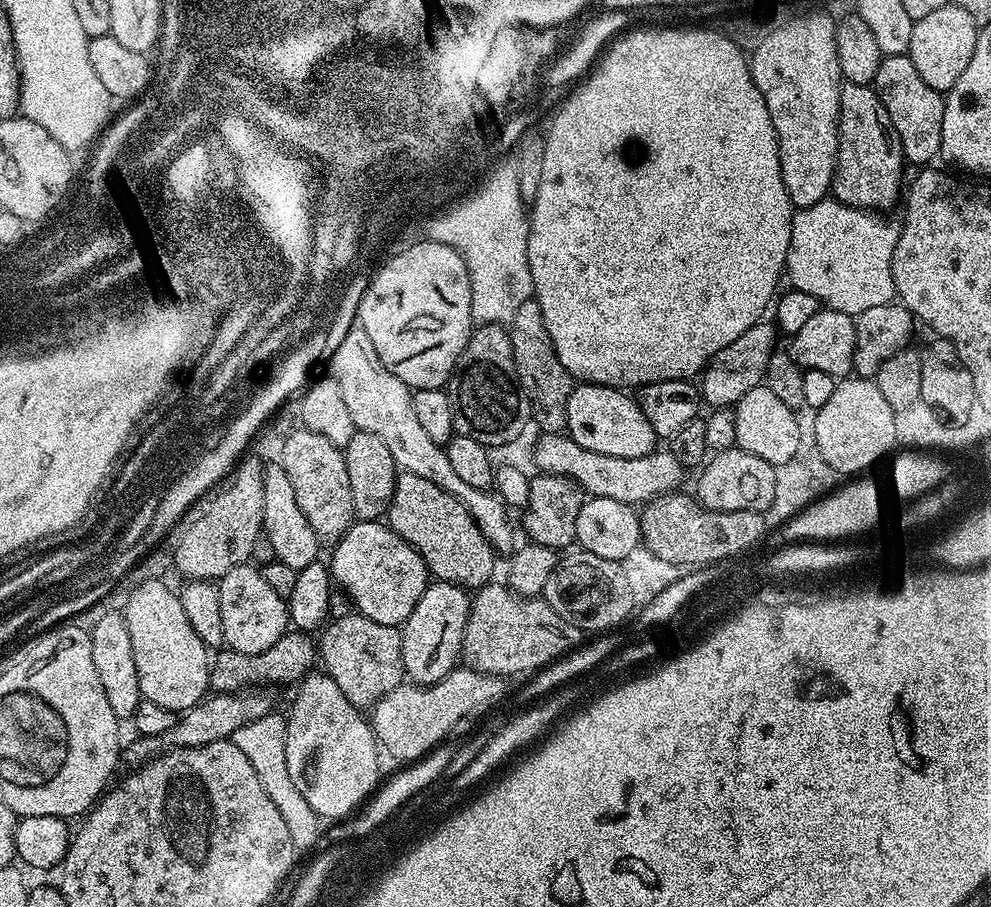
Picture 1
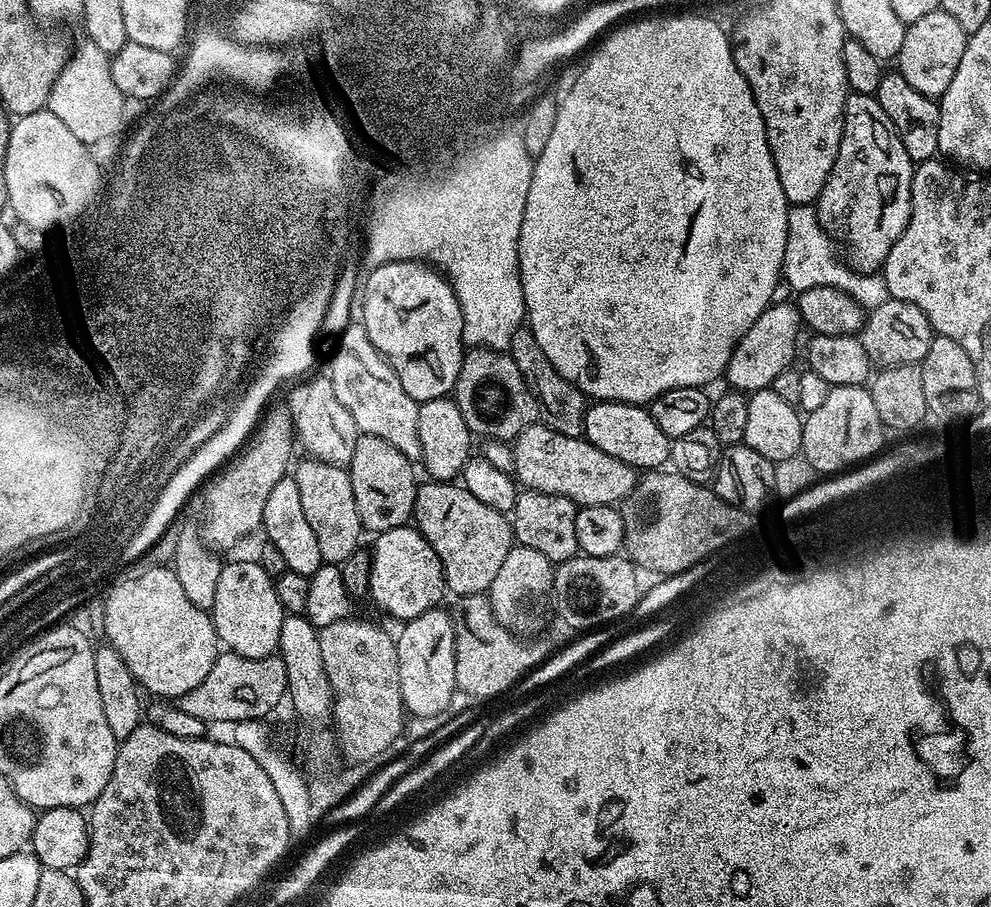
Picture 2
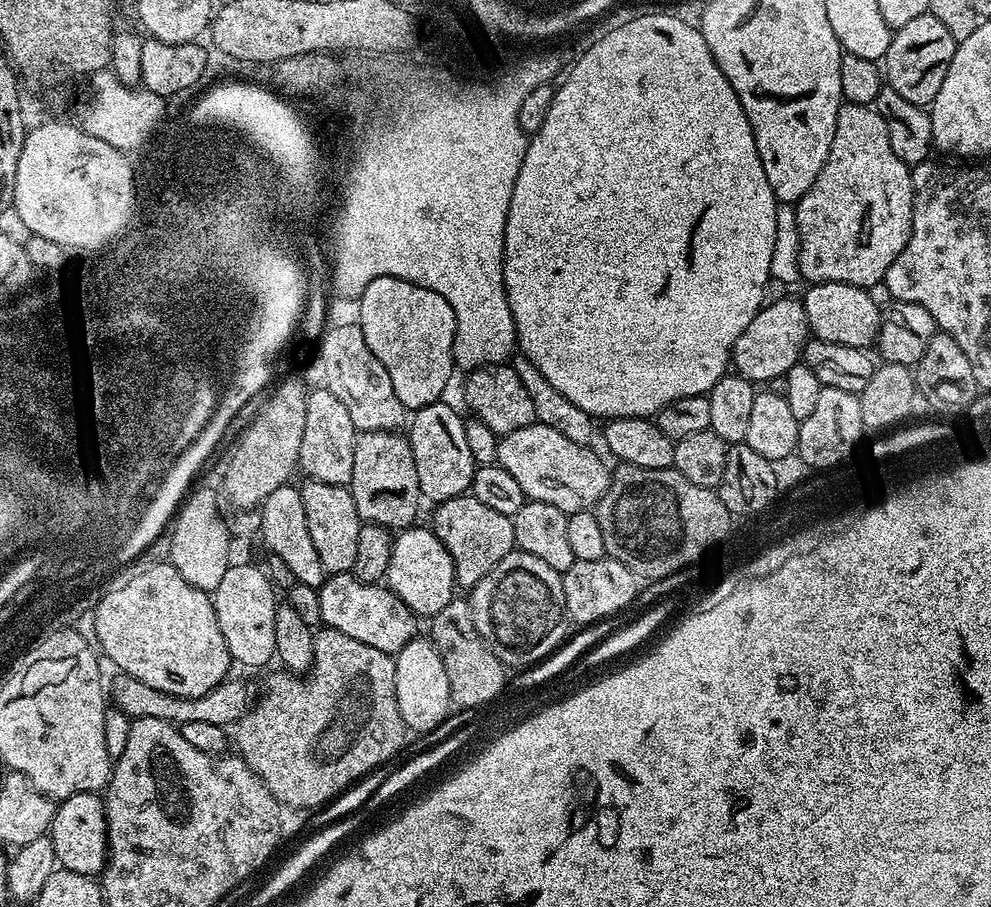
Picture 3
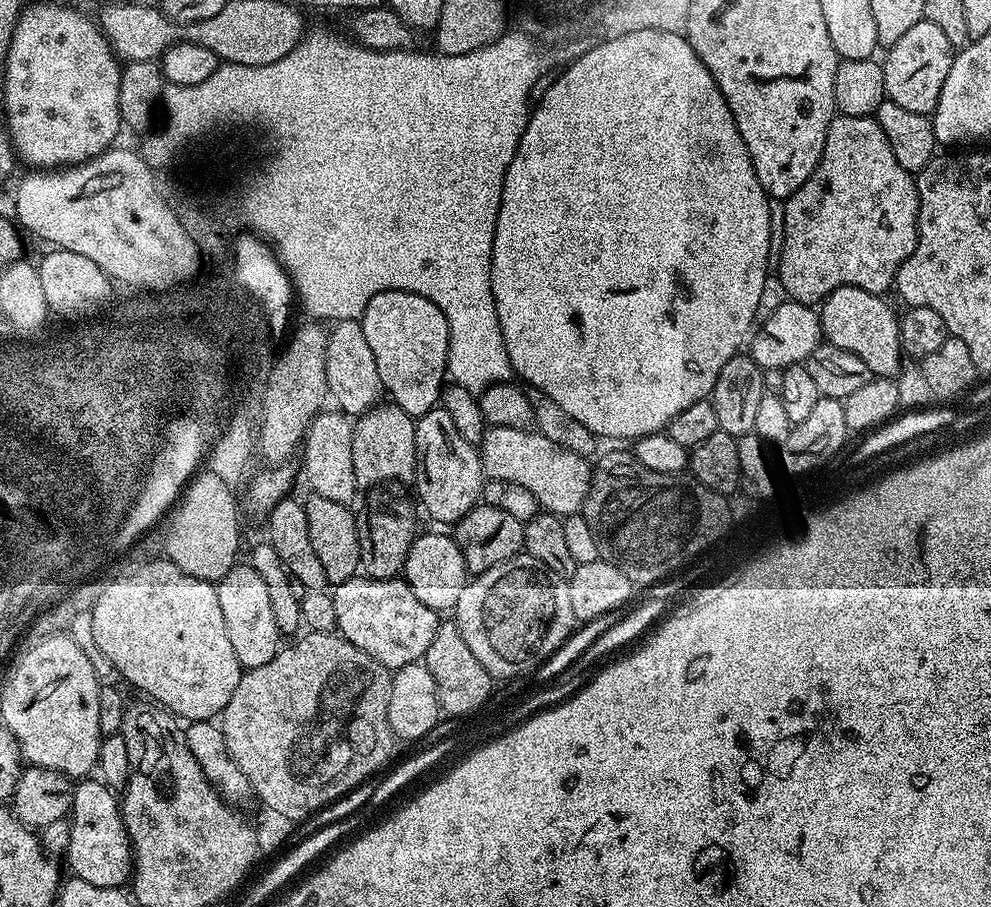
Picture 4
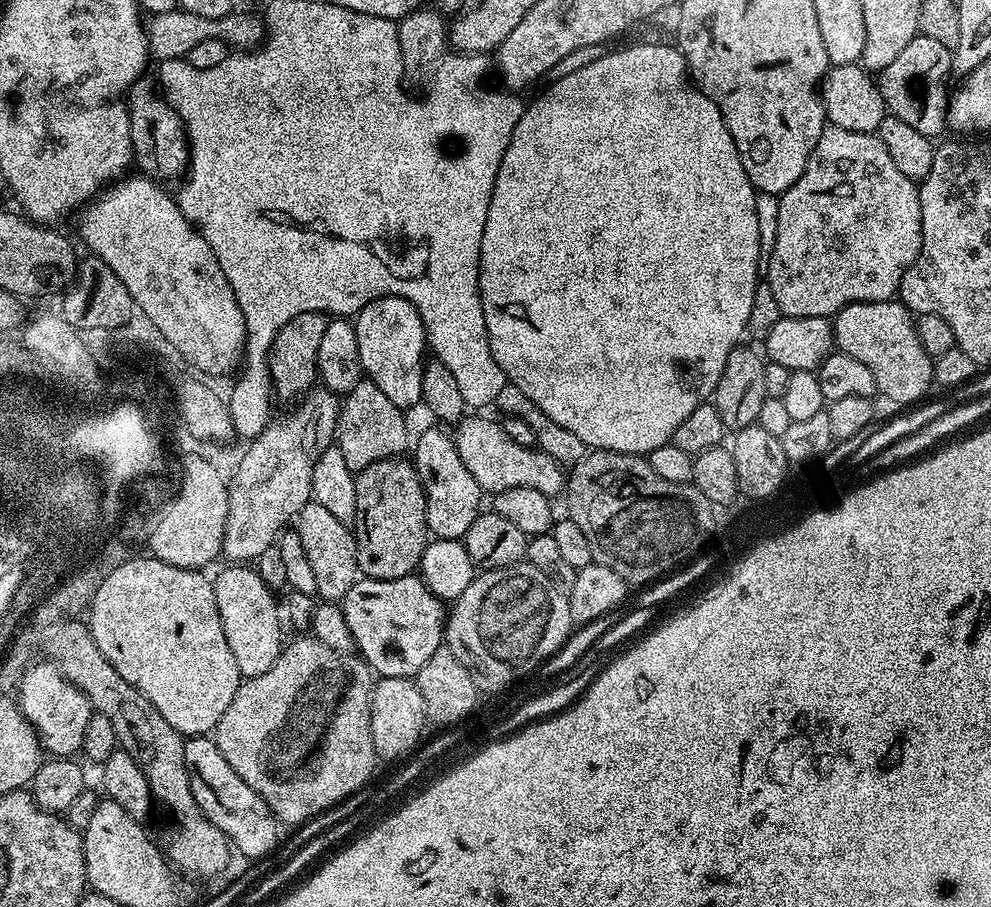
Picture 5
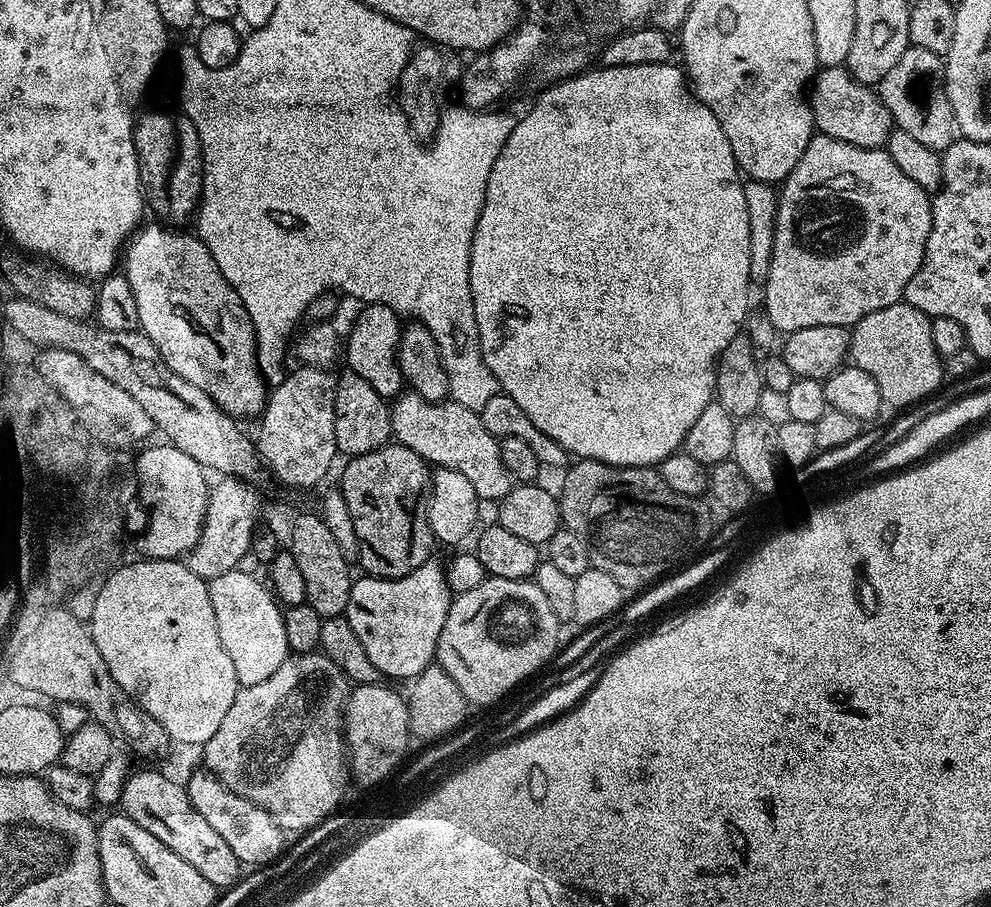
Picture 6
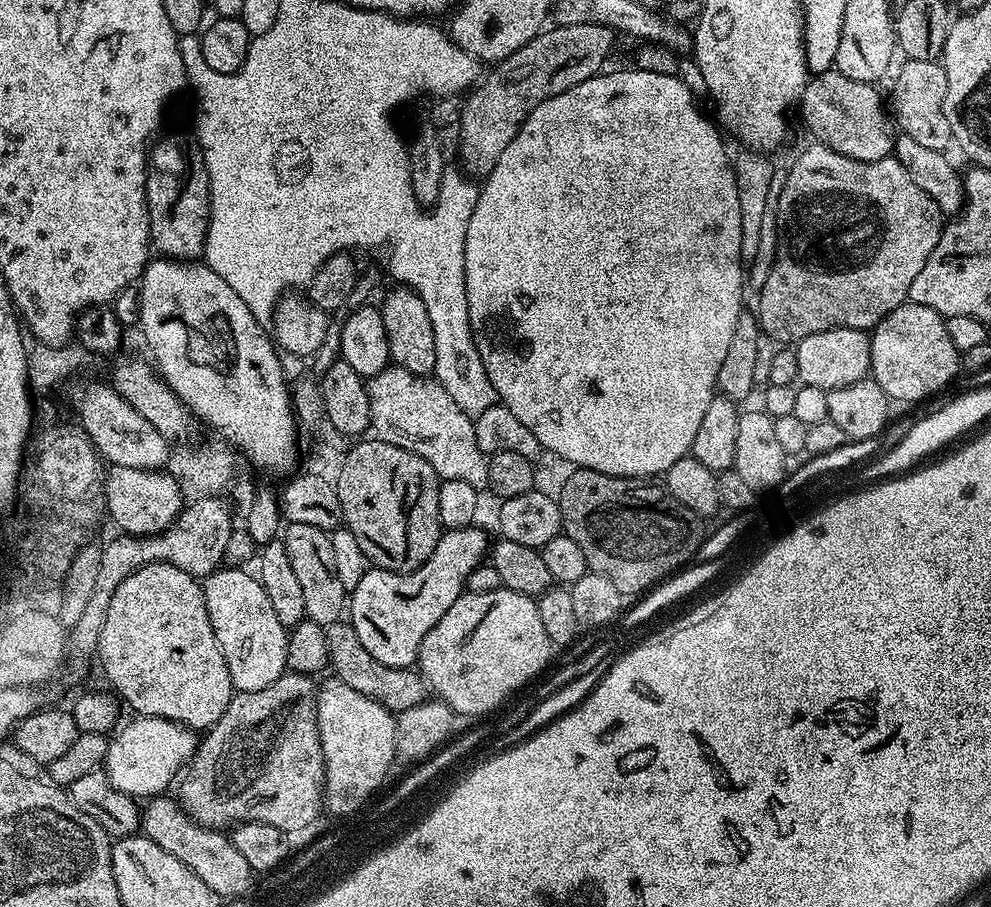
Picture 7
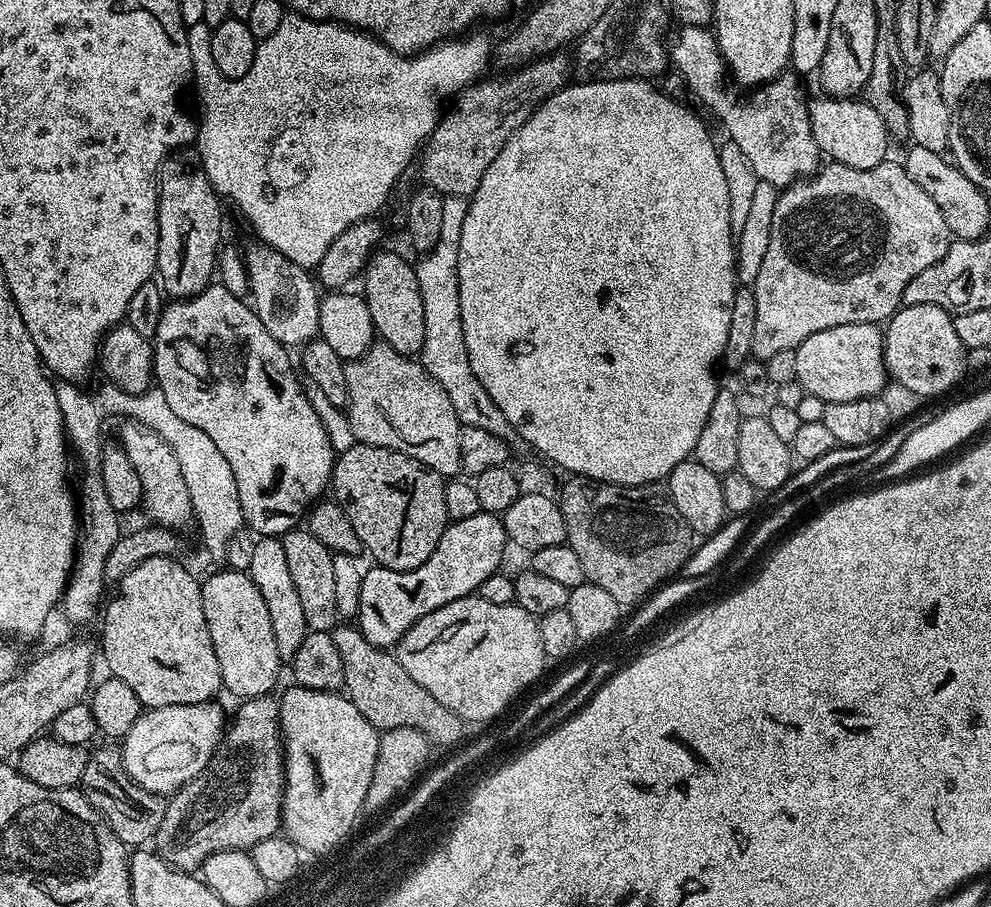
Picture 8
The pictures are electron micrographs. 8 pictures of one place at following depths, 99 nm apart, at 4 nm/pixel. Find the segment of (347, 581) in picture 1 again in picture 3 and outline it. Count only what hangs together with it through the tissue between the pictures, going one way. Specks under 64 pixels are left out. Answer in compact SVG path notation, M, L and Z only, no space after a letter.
M413 526L405 528L393 539L388 562L388 575L386 586L395 596L402 598L411 612L417 617L431 618L446 607L457 595L458 585L454 574L454 562L432 533L431 527Z

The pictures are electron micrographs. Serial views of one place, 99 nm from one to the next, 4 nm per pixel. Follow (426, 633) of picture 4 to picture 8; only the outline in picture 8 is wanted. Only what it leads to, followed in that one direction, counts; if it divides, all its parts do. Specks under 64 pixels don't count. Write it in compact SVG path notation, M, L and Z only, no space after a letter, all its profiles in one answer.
M480 511L474 518L451 521L442 538L438 538L434 554L430 554L422 566L405 572L372 566L364 572L355 623L376 648L395 649L414 622L458 598L473 595L486 578L501 571L504 547L509 544L504 521L499 515Z

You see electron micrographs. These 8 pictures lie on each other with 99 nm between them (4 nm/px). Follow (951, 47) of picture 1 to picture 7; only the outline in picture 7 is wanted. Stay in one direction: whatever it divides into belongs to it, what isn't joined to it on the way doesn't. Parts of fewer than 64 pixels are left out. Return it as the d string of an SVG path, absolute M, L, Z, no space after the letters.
M909 60L903 61L904 65L900 69L897 67L896 81L892 84L892 104L890 100L890 108L894 113L894 124L903 135L916 139L922 146L926 146L930 150L938 150L944 152L953 147L952 131L950 130L950 122L946 122L946 114L944 113L944 99L946 98L946 70L943 63L935 60Z

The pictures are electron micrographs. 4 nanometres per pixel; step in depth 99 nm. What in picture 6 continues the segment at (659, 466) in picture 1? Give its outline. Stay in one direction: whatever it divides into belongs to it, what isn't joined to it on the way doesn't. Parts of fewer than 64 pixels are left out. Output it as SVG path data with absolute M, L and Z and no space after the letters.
M411 390L395 397L391 410L395 443L405 444L429 465L458 470L474 486L482 502L499 502L514 486L502 462L500 441L482 426L480 413L455 402L433 402Z

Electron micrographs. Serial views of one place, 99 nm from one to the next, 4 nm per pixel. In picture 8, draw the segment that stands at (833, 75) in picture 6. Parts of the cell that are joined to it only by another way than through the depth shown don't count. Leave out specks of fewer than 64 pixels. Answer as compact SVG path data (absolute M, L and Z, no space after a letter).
M827 94L821 97L821 100L808 104L808 114L813 125L818 126L815 129L816 143L820 145L821 153L829 161L845 164L854 170L870 170L889 159L890 137L886 122L882 122L882 114L878 114L874 106L870 106L863 98Z

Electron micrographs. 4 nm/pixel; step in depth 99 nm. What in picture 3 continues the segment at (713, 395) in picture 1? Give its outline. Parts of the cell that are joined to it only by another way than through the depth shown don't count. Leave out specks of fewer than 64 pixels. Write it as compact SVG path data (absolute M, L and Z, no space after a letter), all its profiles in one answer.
M803 299L776 300L773 304L771 301L765 303L754 322L742 330L738 342L732 347L731 363L739 375L747 376L753 382L770 382L774 378L785 376L790 366L801 363L804 345L809 339Z

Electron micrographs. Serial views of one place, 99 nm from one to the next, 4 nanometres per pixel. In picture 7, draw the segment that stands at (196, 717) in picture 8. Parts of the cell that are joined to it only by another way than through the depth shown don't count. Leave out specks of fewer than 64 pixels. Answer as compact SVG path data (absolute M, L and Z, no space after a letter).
M136 716L122 728L109 739L108 753L102 765L110 782L118 790L122 790L122 794L133 798L151 798L167 793L168 783L177 779L178 773L196 753L197 733L183 724L153 716Z

